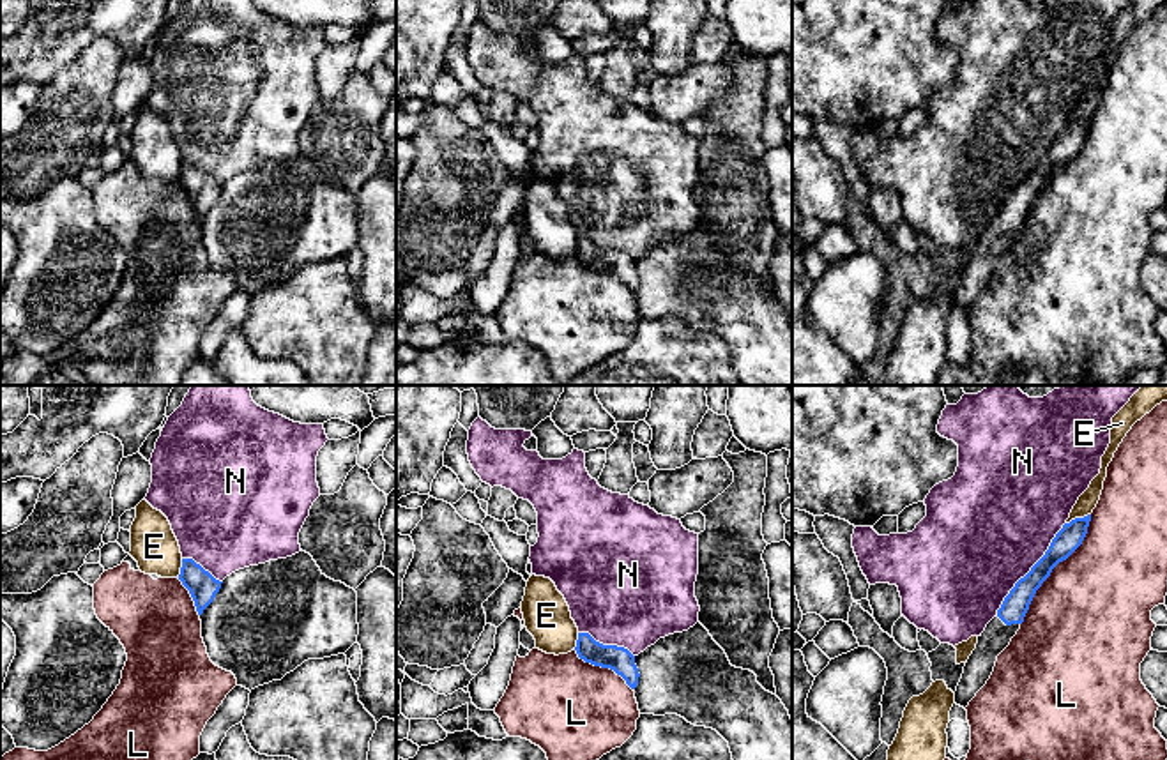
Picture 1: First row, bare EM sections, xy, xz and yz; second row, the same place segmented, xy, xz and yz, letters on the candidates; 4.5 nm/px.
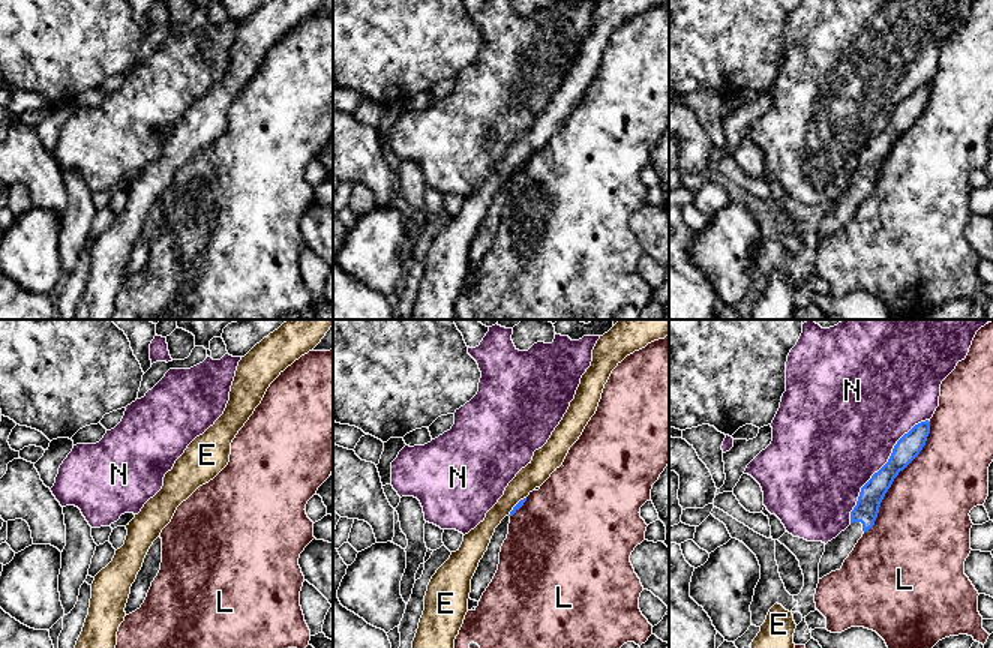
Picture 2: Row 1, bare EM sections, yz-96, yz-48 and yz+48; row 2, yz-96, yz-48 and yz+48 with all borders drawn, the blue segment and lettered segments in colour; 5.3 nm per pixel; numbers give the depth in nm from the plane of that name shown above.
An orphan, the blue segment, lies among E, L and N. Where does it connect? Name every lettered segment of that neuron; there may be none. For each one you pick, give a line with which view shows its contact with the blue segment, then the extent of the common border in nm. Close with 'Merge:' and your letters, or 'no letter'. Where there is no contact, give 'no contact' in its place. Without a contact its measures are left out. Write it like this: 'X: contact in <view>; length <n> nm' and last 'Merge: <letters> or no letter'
Merge: no letter

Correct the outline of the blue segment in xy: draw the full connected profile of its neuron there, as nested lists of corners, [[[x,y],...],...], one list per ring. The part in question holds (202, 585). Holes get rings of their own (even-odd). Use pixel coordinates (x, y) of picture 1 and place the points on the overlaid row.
[[[182,559],[179,580],[189,590],[198,615],[202,615],[203,610],[214,601],[223,583],[193,559]]]

